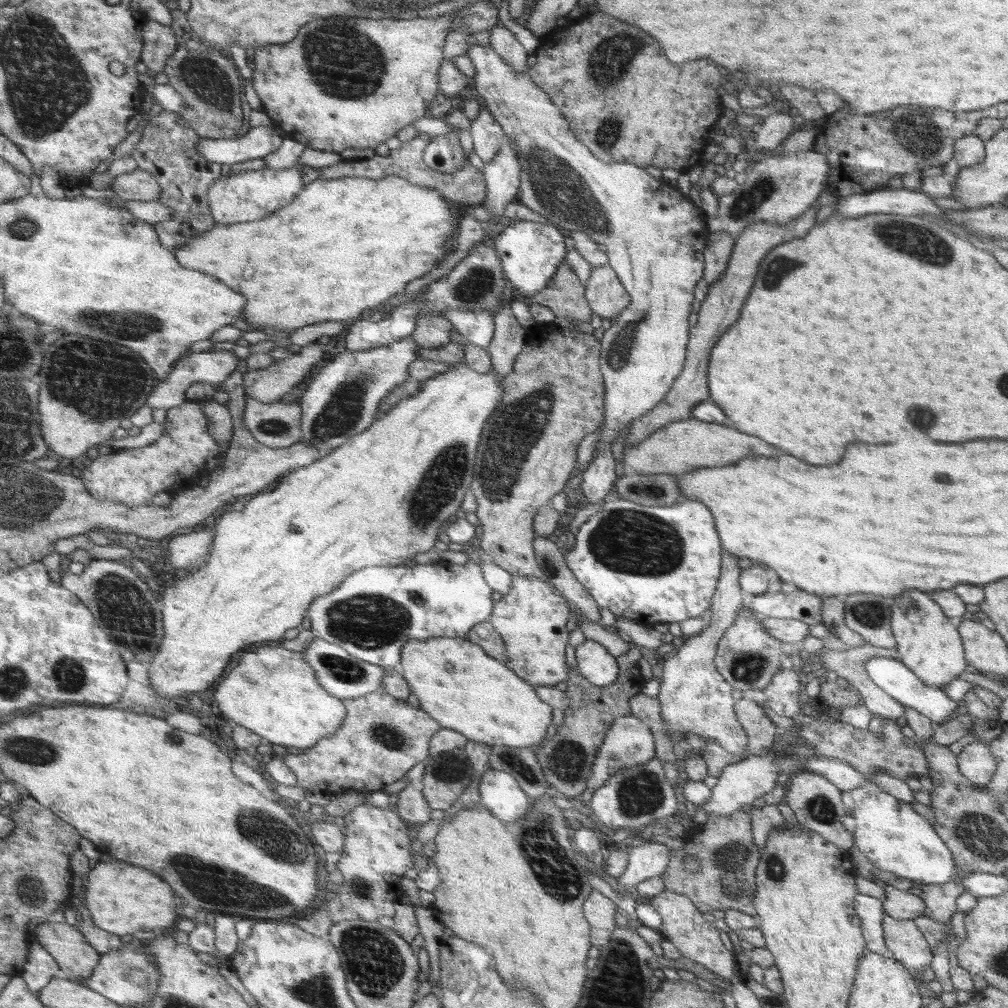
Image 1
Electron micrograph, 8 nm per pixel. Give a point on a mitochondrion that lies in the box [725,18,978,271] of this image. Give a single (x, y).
(918, 133)

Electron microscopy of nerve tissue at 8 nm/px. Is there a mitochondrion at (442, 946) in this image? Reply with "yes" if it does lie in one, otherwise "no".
no

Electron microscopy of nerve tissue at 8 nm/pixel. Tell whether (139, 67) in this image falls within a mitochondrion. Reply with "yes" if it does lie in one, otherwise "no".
no

